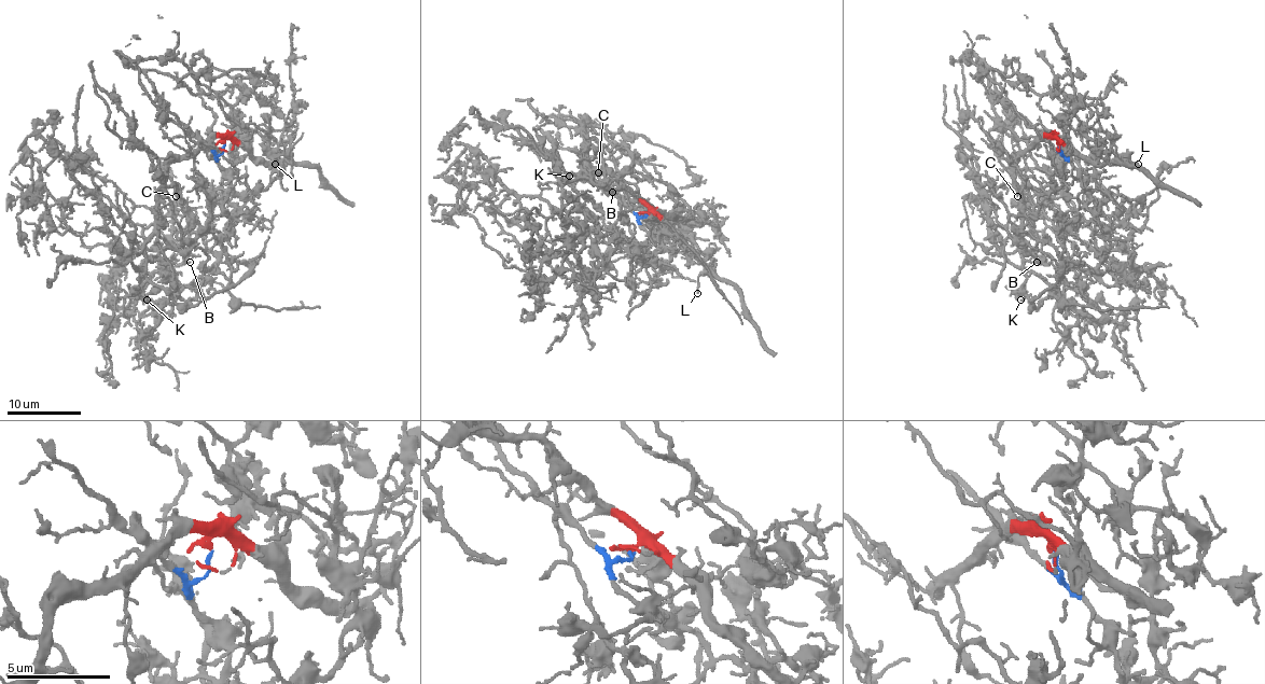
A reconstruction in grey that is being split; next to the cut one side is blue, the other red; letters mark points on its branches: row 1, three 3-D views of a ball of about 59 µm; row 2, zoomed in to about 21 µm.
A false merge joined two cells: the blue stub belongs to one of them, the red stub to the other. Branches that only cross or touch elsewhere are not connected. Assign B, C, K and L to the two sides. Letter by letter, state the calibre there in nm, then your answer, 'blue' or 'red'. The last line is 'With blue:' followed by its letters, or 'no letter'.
B: 140 nm thick; red
C: 120 nm thick; red
K: 140 nm thick; red
L: 110 nm thick; red
With blue: no letter

